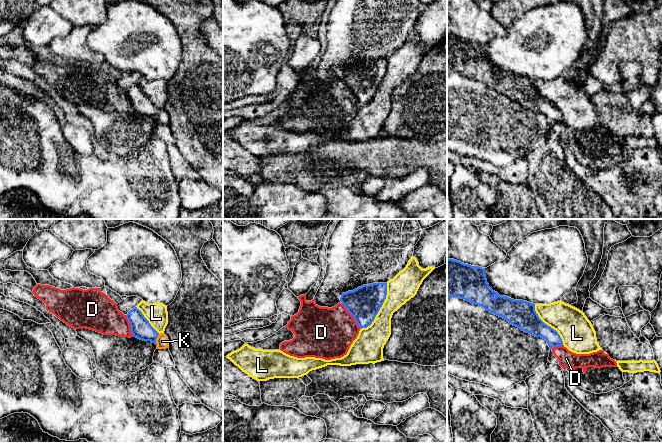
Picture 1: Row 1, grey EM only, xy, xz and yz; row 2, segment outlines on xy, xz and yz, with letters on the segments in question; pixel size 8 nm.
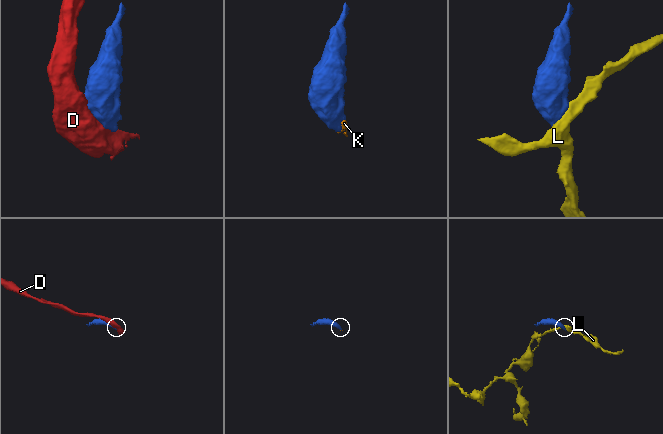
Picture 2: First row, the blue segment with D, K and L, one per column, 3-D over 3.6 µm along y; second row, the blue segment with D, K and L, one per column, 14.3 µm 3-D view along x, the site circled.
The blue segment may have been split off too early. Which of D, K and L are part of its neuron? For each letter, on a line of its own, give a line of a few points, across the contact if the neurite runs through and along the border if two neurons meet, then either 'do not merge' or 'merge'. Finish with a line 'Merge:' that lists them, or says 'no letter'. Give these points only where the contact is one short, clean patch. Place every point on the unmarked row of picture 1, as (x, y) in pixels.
D: do not merge
K: xy (140, 103), (156, 114), (162, 117) | merge
L: do not merge
Merge: K

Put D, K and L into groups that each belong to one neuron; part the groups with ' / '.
D / K / L

